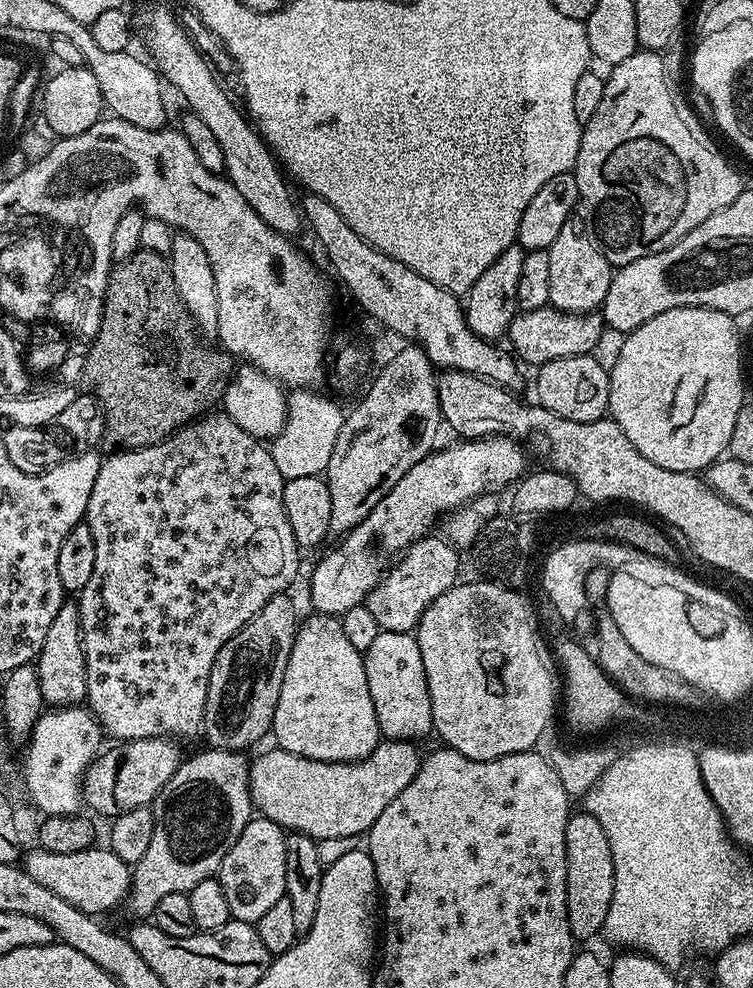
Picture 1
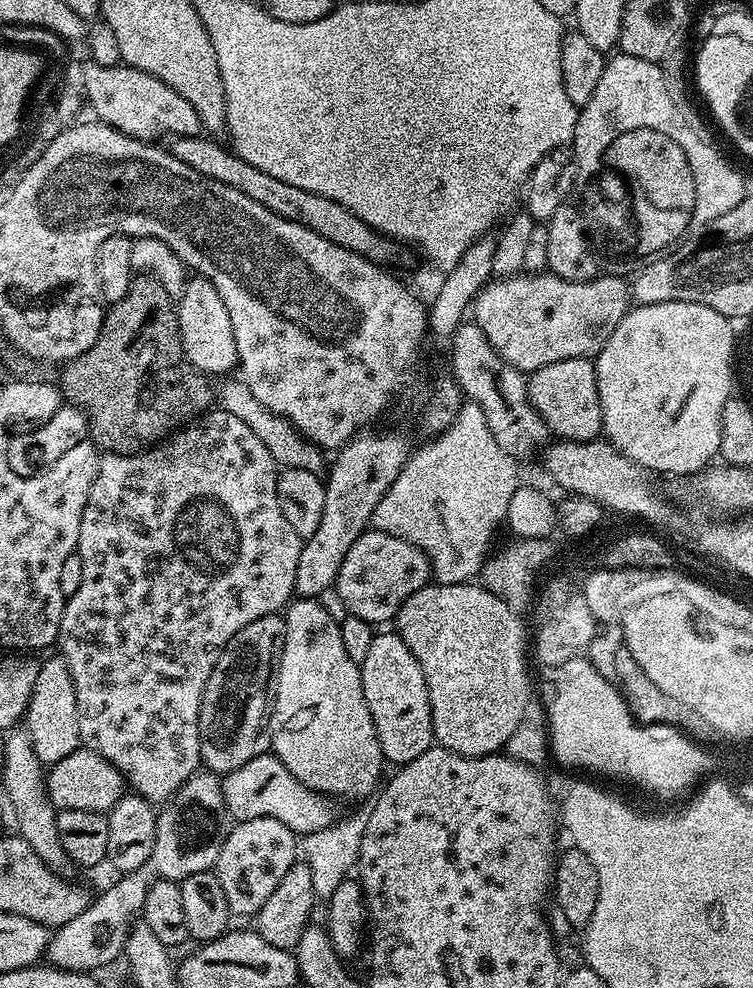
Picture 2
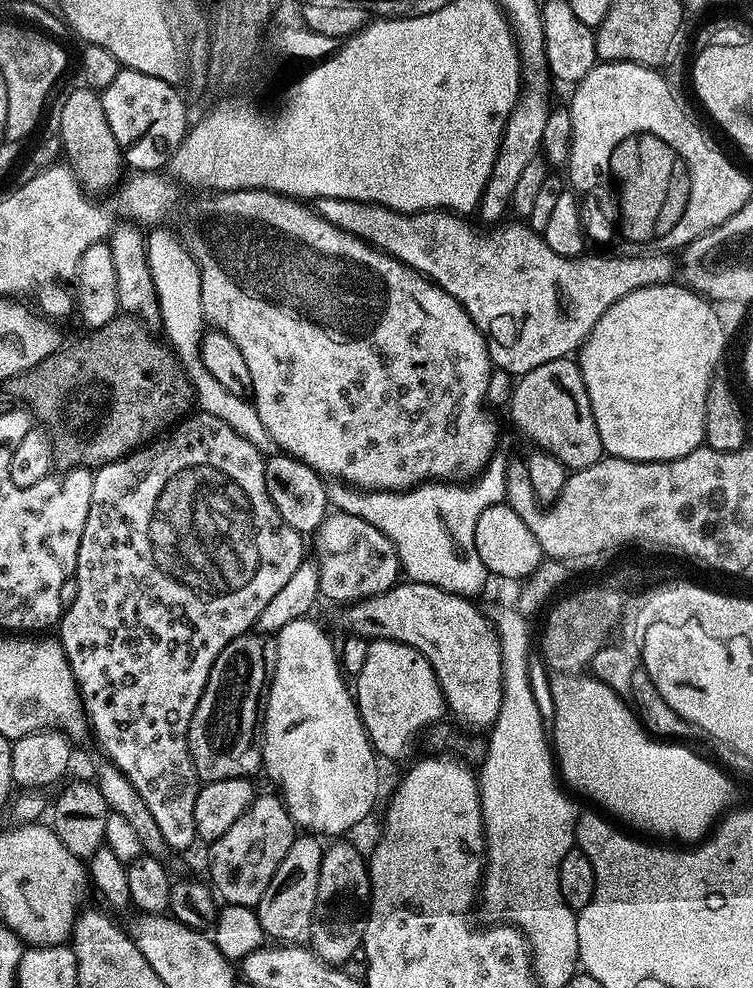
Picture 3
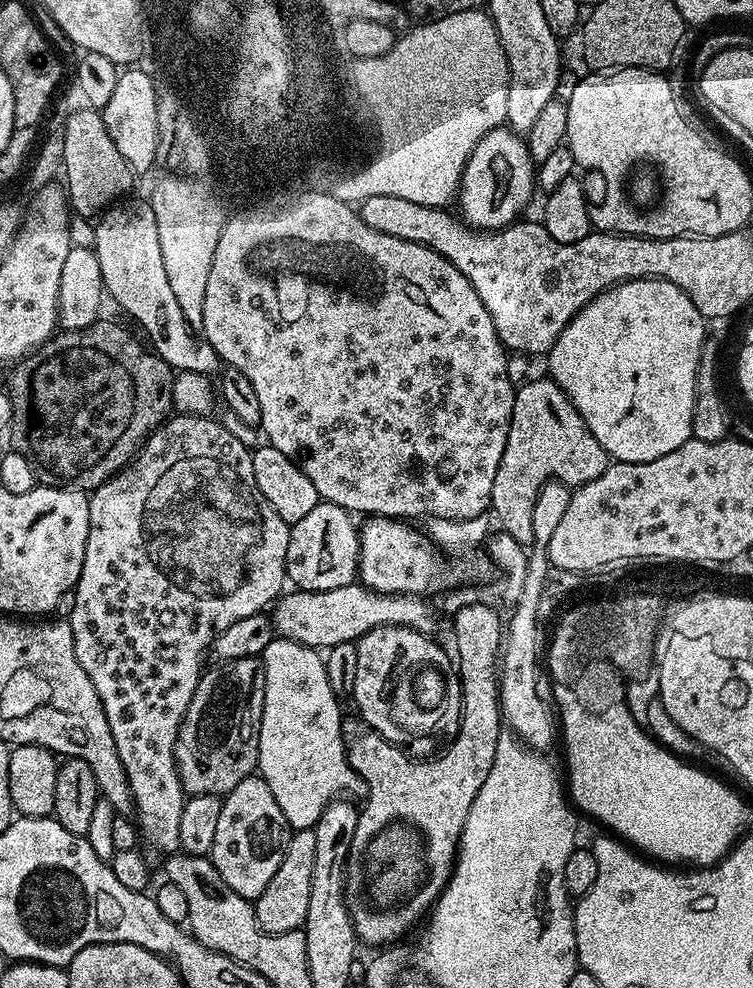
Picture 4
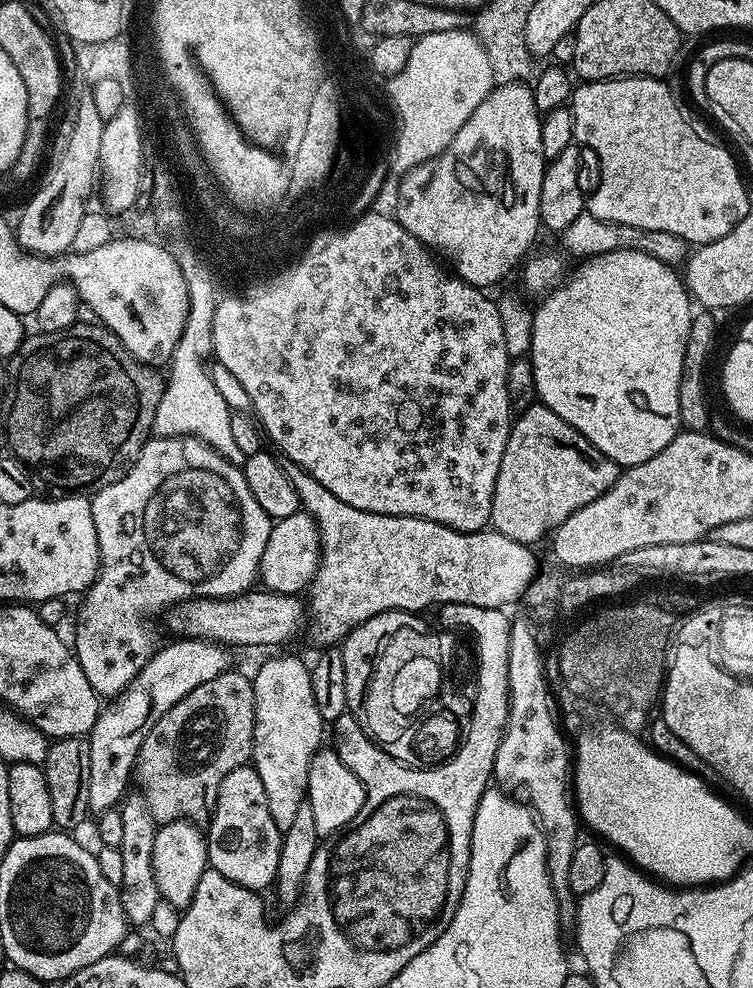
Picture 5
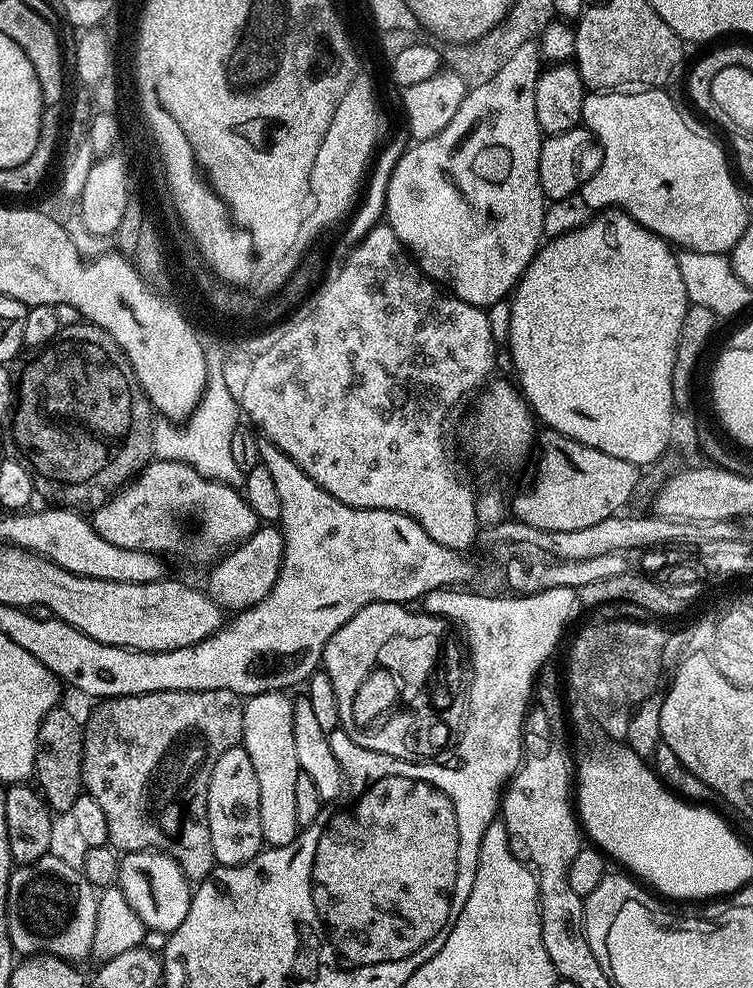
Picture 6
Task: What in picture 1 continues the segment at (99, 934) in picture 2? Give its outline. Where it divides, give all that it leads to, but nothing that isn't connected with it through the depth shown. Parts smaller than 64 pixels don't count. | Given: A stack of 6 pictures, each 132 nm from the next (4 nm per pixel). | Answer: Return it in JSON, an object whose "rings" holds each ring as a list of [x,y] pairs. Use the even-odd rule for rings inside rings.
{"rings":[[[205,747],[203,751],[189,760],[188,757],[181,759],[175,774],[150,804],[154,814],[154,834],[150,837],[150,847],[146,854],[142,854],[142,858],[132,868],[132,887],[126,900],[126,908],[136,918],[151,917],[154,906],[158,906],[166,894],[188,893],[194,886],[198,886],[198,882],[213,879],[220,871],[222,858],[226,858],[226,850],[238,842],[238,834],[242,834],[248,821],[253,819],[254,809],[248,789],[249,757],[244,752],[221,748]]]}

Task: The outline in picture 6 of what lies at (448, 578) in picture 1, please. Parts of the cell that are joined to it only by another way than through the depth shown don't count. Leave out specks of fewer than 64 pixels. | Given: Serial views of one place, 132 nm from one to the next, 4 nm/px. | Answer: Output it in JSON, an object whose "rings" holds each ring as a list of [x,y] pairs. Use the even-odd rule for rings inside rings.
{"rings":[[[260,526],[247,540],[236,545],[231,552],[211,565],[206,591],[221,608],[233,613],[253,608],[274,590],[284,557],[284,534],[276,526]]]}

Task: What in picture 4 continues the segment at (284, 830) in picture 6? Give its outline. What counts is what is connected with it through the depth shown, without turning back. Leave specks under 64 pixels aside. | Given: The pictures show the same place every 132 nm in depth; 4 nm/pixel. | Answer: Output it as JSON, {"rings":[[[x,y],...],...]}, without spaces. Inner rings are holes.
{"rings":[[[274,638],[266,646],[262,663],[264,665],[264,705],[258,734],[258,775],[266,782],[266,786],[270,786],[270,794],[274,794],[282,814],[286,814],[289,829],[315,829],[318,818],[322,818],[326,806],[341,794],[363,797],[366,792],[364,781],[349,766],[344,753],[340,729],[341,701],[334,694],[334,690],[330,690],[324,656],[317,649],[307,648],[293,640]]]}

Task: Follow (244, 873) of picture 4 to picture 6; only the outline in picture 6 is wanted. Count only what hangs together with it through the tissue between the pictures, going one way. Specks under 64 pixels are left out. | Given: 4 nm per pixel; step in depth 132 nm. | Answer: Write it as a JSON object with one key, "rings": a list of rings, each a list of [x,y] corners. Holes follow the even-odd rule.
{"rings":[[[243,746],[226,750],[226,754],[214,762],[208,787],[208,821],[217,865],[233,868],[245,864],[265,847],[258,806],[258,777],[254,774],[254,765],[250,763],[250,754],[246,754]]]}

